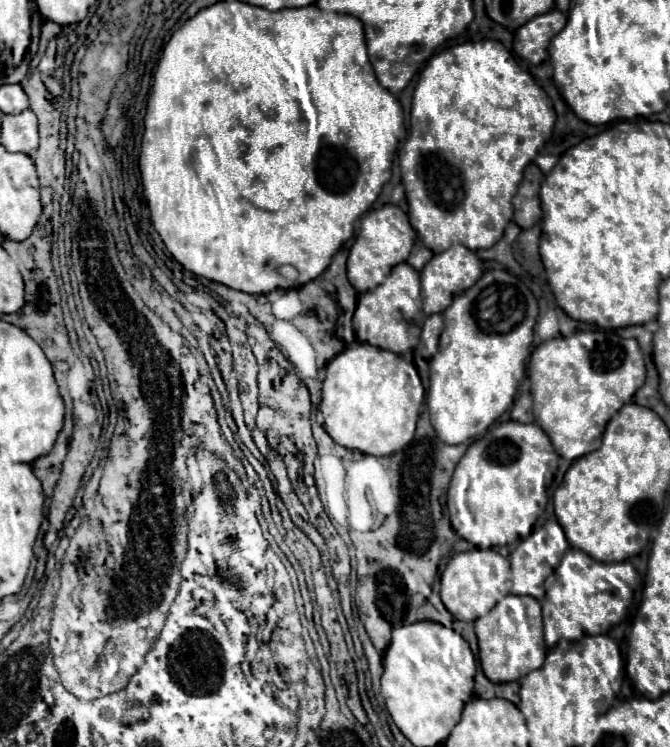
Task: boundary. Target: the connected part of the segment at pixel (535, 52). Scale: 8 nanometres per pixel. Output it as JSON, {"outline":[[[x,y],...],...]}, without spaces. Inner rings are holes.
{"outline":[[[550,10],[526,22],[514,36],[514,52],[528,64],[540,64],[548,58],[550,40],[566,26],[566,14]]]}

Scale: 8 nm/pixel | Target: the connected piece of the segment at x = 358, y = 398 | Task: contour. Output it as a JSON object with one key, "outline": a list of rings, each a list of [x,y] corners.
{"outline":[[[352,344],[326,366],[320,412],[334,442],[362,454],[388,456],[414,438],[423,402],[424,388],[414,363],[370,344]]]}

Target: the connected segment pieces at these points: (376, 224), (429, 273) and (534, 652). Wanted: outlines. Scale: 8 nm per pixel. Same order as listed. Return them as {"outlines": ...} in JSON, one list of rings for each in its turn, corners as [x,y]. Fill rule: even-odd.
{"outlines":[[[[386,204],[378,210],[370,210],[362,218],[358,234],[356,234],[356,242],[350,248],[346,266],[347,278],[350,280],[350,284],[356,288],[358,300],[364,292],[370,292],[378,284],[382,284],[390,276],[390,272],[396,264],[406,262],[415,238],[416,232],[408,222],[408,216],[394,204]]],[[[462,244],[452,246],[446,252],[434,254],[434,258],[420,272],[424,312],[426,314],[444,312],[452,304],[454,296],[458,296],[464,290],[468,290],[470,286],[474,286],[480,276],[482,276],[482,262],[480,262],[480,258],[472,250],[468,250],[466,246],[462,246]]],[[[504,596],[486,616],[474,622],[478,640],[478,660],[488,680],[492,682],[514,682],[524,678],[528,672],[542,666],[546,658],[542,609],[540,601],[532,596]]]]}

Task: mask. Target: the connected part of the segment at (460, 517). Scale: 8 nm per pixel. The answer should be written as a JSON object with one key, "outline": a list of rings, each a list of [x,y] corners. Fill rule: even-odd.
{"outline":[[[504,422],[492,426],[480,440],[476,440],[456,466],[456,472],[448,488],[448,512],[452,528],[464,540],[478,548],[492,548],[514,544],[532,532],[536,518],[544,512],[548,502],[548,486],[551,485],[558,467],[559,456],[550,444],[550,438],[538,424]]]}

